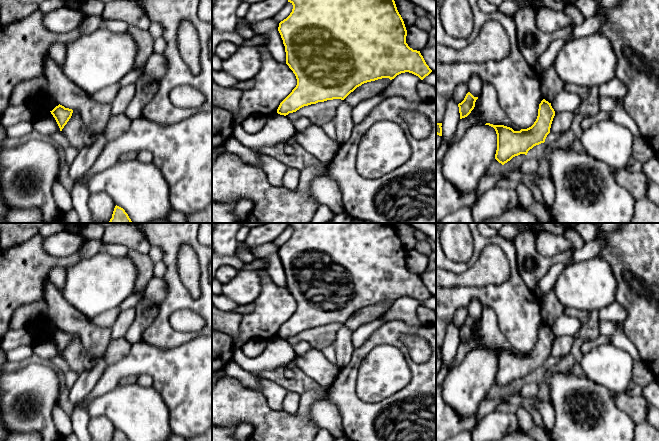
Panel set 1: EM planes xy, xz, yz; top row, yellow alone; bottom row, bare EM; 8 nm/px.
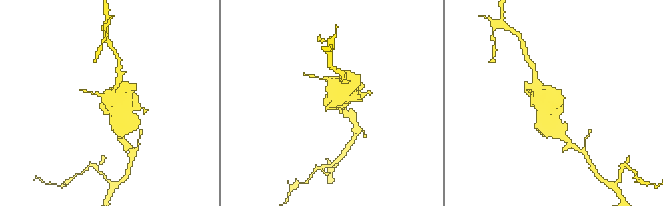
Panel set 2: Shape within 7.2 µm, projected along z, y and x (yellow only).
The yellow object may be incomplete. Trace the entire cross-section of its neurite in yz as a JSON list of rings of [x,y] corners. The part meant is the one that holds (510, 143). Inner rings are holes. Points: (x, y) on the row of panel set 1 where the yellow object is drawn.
[[[543,99],[539,104],[538,116],[536,121],[531,127],[527,129],[514,131],[512,128],[504,125],[493,125],[490,123],[486,123],[485,125],[493,127],[497,134],[497,150],[495,154],[495,159],[499,163],[504,165],[505,163],[510,161],[513,157],[518,156],[520,154],[527,155],[528,151],[532,149],[534,146],[544,143],[547,135],[550,133],[550,128],[554,116],[555,111],[552,108],[551,103]]]

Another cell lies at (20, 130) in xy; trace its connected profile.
[[[21,122],[6,128],[7,136],[24,140],[33,131],[33,125],[28,122]]]

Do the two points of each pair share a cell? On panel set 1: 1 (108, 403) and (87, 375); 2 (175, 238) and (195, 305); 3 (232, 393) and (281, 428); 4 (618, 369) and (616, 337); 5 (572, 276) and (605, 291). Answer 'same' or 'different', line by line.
1: different
2: same
3: same
4: different
5: same

